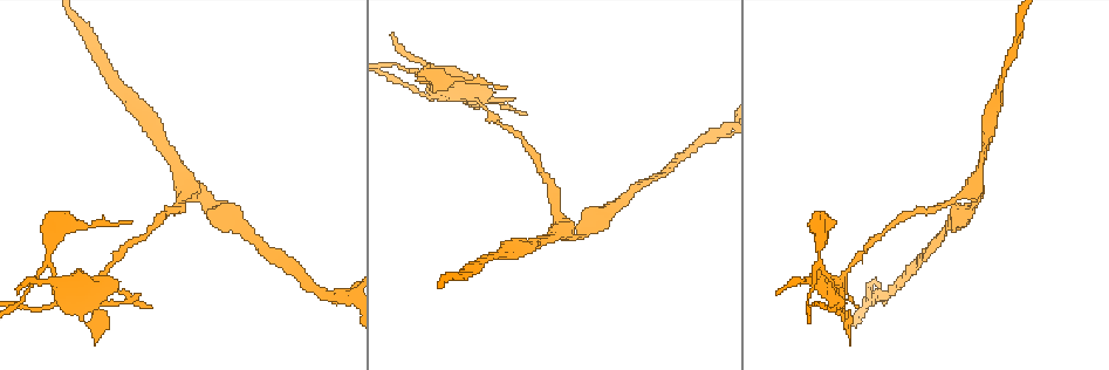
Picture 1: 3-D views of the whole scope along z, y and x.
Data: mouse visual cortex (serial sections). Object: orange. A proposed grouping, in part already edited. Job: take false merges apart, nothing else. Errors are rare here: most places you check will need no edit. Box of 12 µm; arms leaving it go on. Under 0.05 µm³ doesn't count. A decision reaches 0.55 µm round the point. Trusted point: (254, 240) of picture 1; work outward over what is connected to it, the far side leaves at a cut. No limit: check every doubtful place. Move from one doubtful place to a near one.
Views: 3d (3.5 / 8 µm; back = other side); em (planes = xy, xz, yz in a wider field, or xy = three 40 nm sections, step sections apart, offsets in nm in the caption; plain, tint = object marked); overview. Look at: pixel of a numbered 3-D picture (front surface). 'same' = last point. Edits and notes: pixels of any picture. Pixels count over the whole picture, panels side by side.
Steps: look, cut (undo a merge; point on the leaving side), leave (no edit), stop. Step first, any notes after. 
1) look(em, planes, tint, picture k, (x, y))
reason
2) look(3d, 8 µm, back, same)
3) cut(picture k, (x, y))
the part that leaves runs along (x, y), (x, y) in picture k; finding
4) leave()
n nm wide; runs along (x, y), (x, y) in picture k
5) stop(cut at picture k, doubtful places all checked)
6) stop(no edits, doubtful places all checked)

look(3d, 3.5 µm, picture 1, (189, 191))
sharp bend

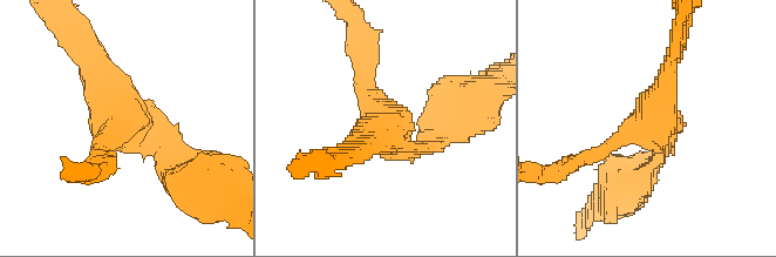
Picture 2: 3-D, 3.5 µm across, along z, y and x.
look(em, xy, step 2, tint, picture 2, (389, 129))
3 arms; arms of 200, 200, 300 nm; shape alone is not enough

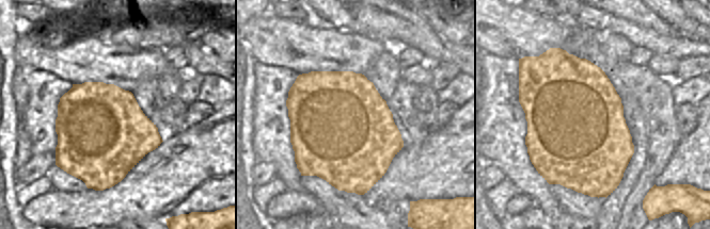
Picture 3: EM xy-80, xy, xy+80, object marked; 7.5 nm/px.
leave()
all the same cell

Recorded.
look(3d, 3.5 µm, picture 1, (97, 329))
abrupt turn

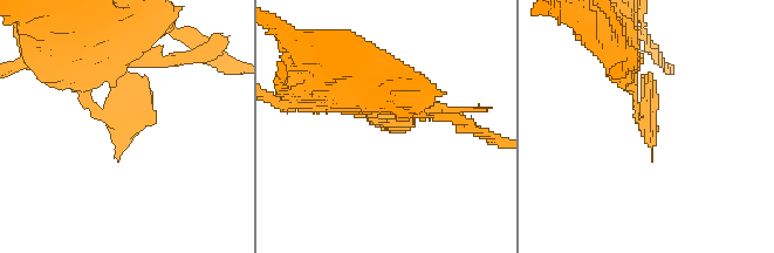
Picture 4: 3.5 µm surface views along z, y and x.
look(em, xy, step 1, tint, picture 4, (647, 118))

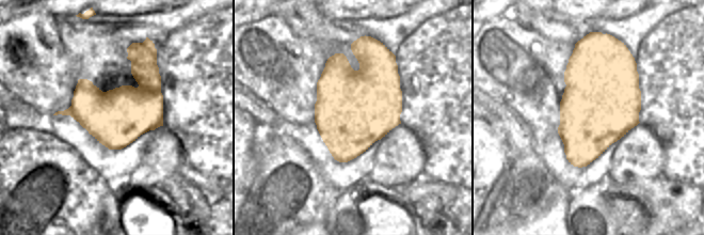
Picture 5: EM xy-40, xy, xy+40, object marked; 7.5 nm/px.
look(em, xy, step 2, tint, same)

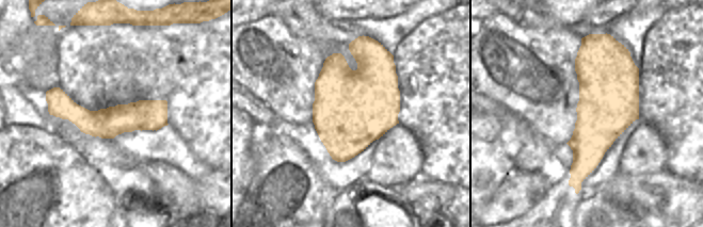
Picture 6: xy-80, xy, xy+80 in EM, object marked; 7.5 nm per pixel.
leave()
runs along (341, 98), (381, 123) in picture 4; all the same cell

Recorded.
look(3d, 3.5 µm, picture 1, (52, 305))
calibre changes

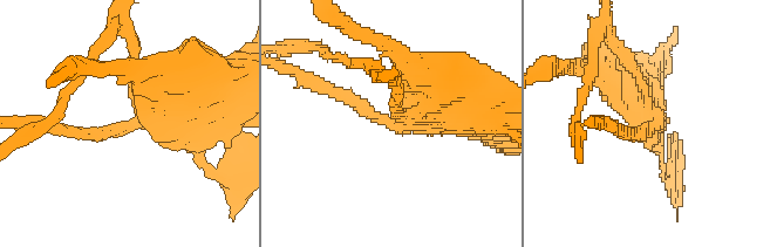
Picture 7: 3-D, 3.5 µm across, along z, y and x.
look(em, planes, tint, picture 7, (656, 123))
arms of 200, 500 nm

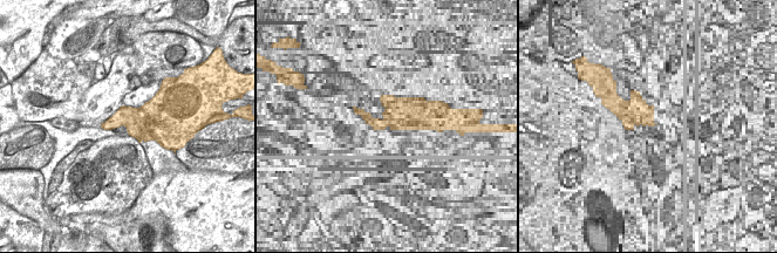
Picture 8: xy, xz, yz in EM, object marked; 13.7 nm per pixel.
look(em, xy, step 5, tint, same)

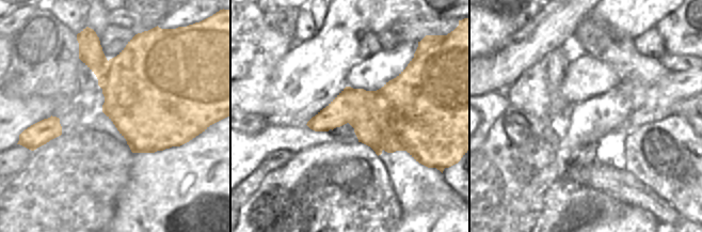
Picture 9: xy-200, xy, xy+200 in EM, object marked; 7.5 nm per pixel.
leave()
460 nm wide; runs along (197, 91), (125, 128), (67, 131) in picture 7; all the same cell

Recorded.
stop(no edits, doubtful places all checked)

